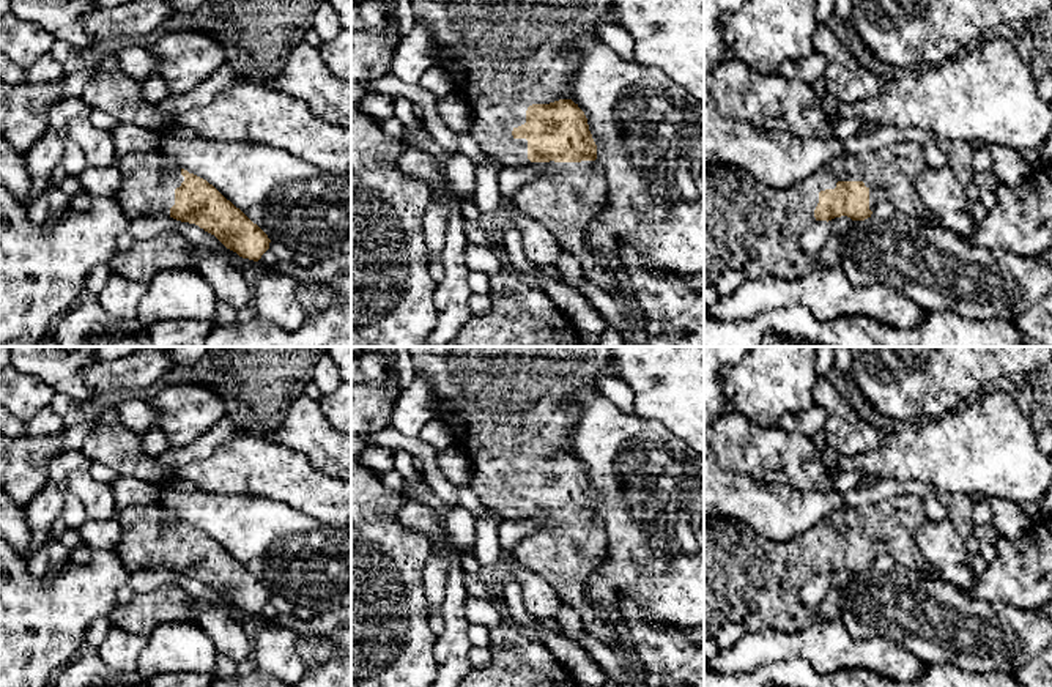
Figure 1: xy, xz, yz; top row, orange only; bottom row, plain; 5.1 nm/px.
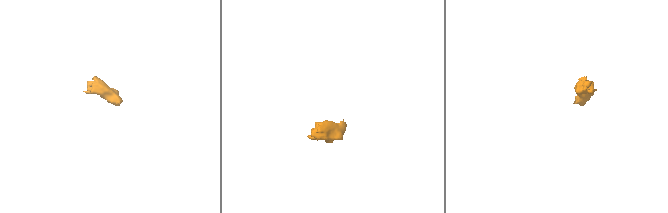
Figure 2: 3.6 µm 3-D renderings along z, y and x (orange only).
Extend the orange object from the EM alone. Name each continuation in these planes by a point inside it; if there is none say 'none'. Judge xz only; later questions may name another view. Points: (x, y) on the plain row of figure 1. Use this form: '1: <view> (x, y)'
1: xz (506, 405)

